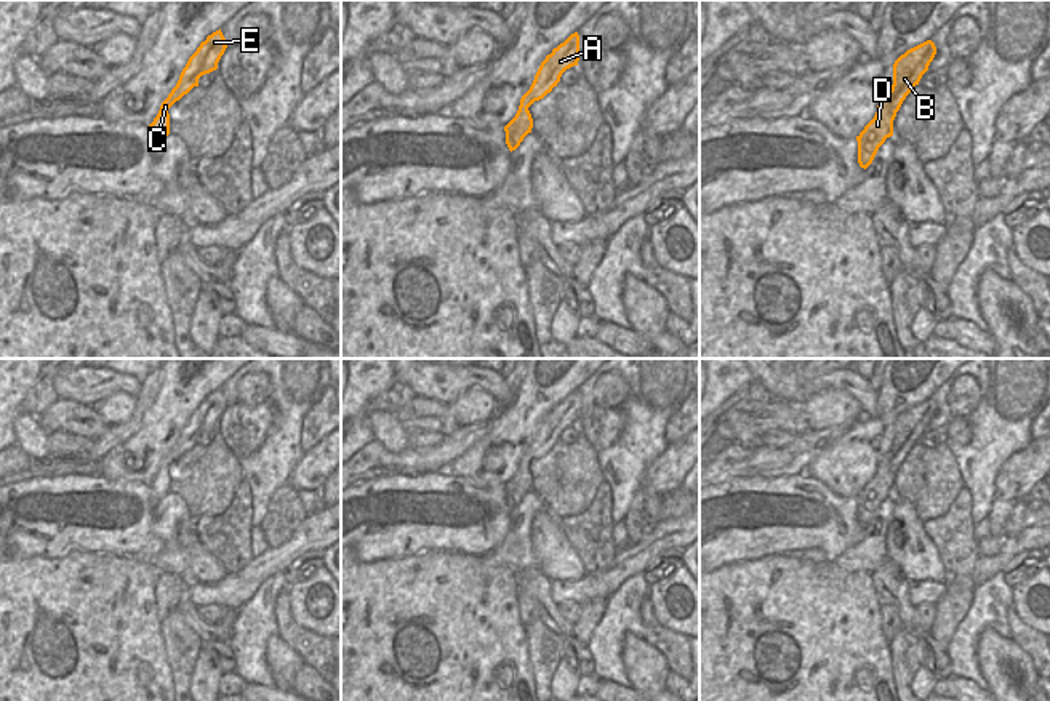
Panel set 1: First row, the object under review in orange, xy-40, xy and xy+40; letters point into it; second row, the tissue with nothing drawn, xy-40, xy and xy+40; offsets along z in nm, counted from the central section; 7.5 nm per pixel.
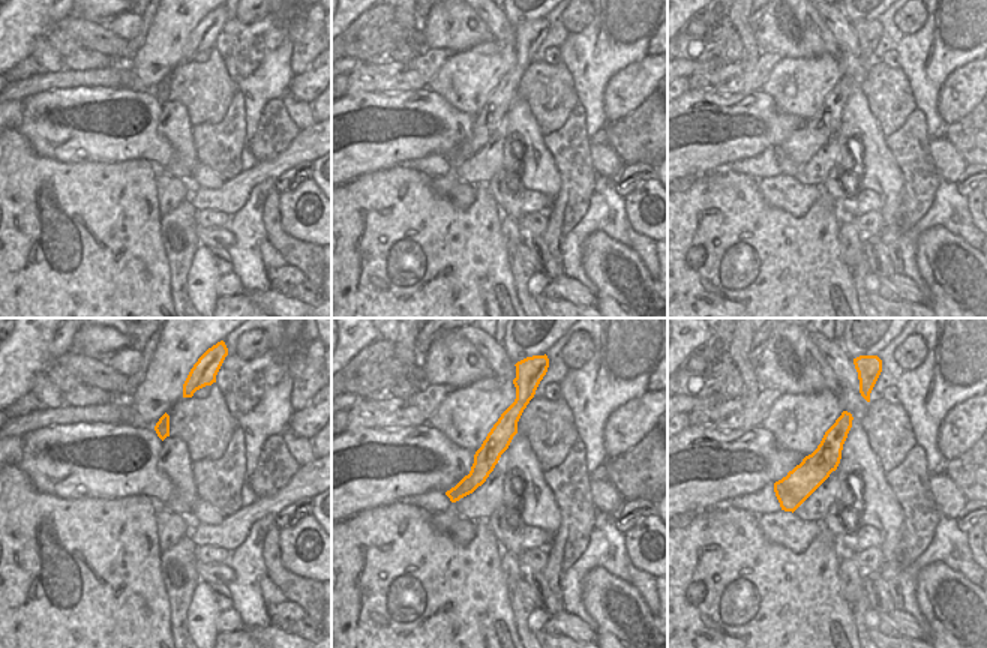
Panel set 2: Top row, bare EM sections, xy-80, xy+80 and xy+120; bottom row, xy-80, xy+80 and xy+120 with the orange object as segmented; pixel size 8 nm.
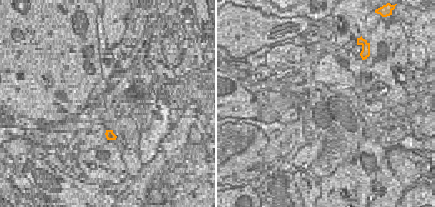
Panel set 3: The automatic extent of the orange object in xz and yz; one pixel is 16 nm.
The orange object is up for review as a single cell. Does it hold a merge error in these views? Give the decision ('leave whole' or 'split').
leave whole

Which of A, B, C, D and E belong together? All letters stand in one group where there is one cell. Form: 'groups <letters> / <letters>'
groups A B C D E

